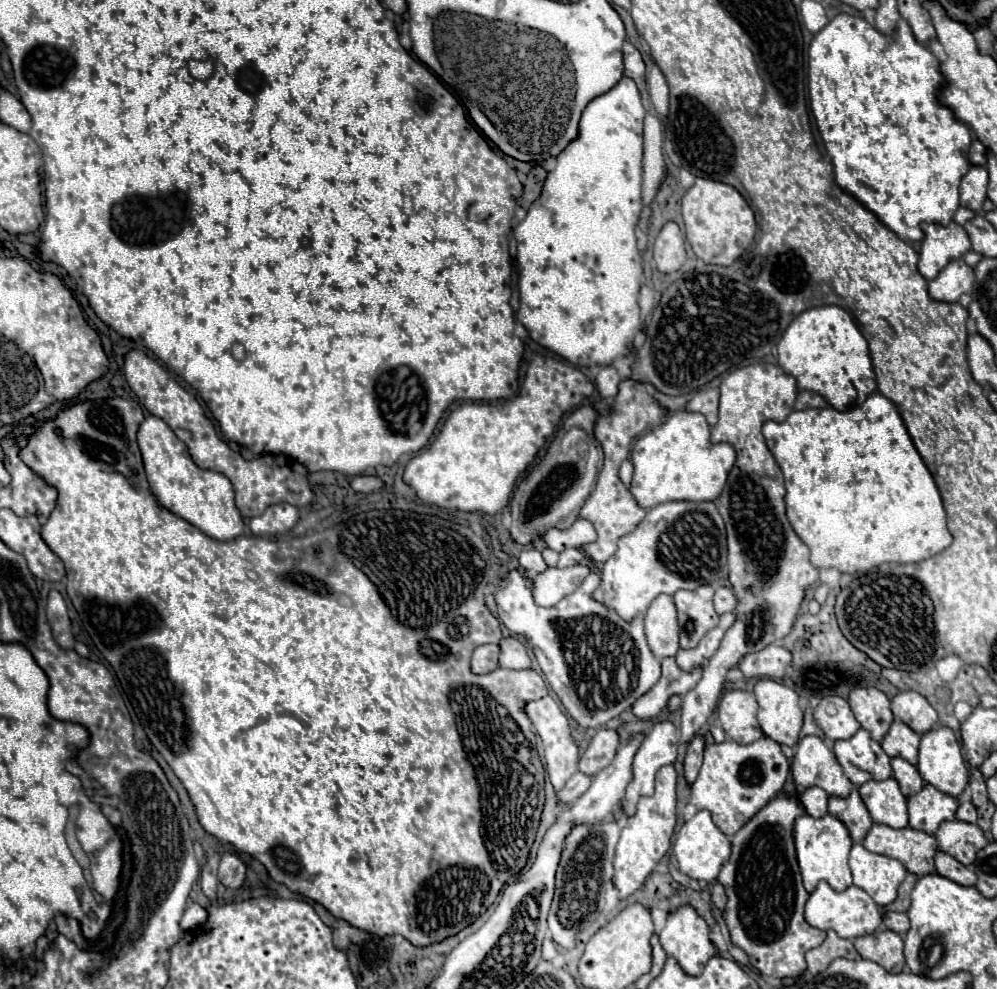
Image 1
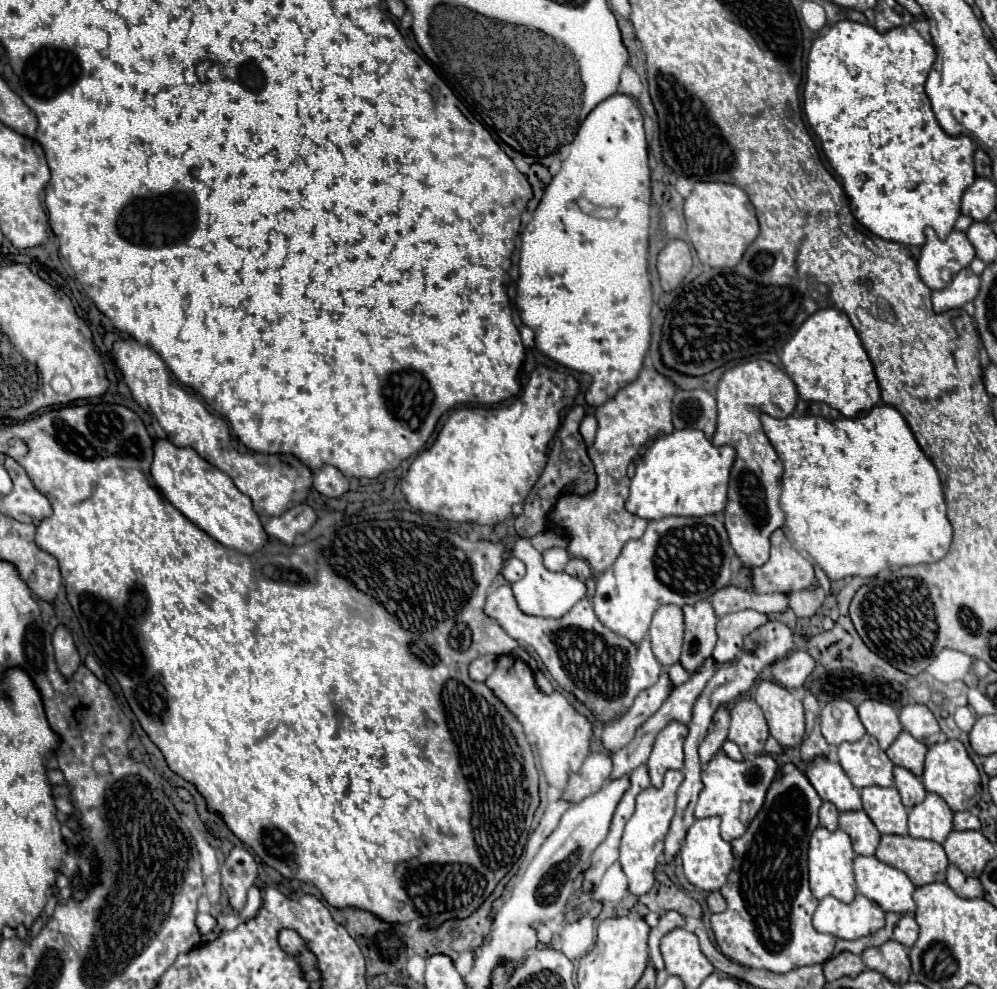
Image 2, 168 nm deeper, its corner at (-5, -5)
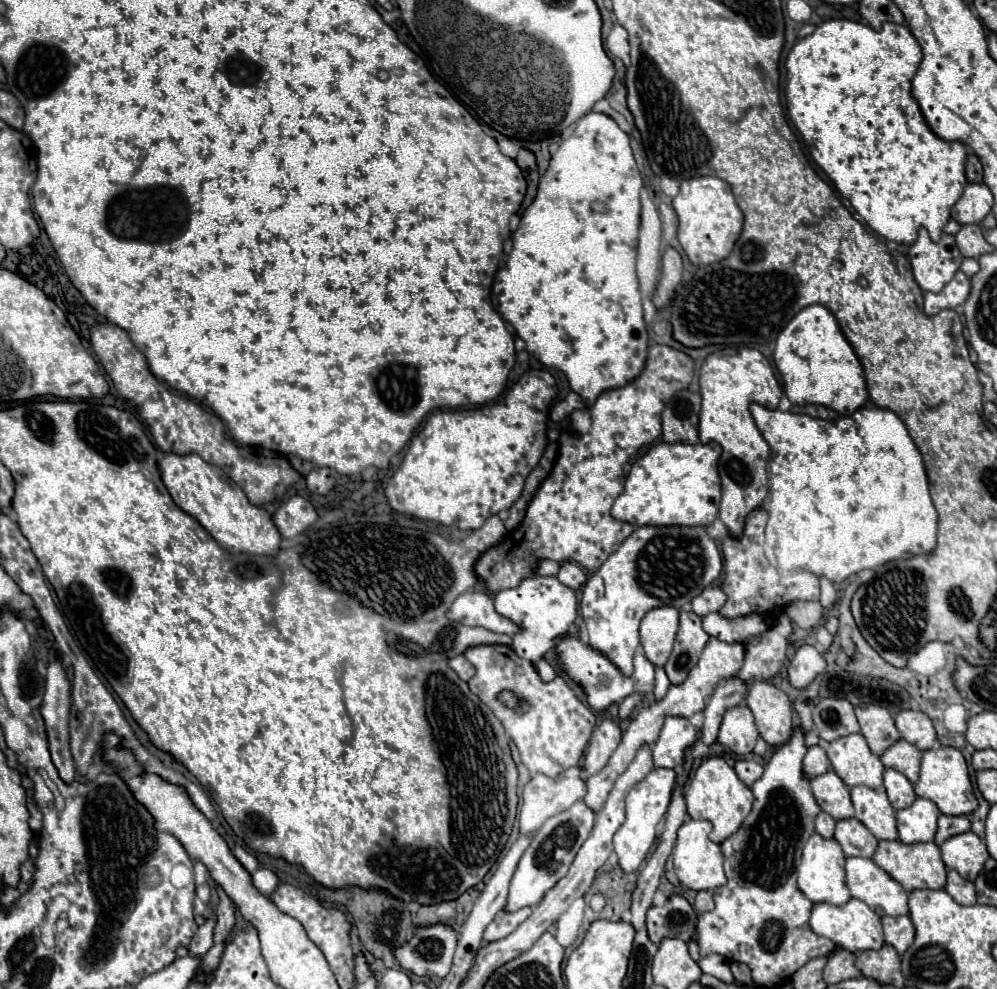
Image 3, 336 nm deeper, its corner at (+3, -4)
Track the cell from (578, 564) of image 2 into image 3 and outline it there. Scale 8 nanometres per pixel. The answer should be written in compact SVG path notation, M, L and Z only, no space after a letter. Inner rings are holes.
M566 561L560 565L560 571L556 575L564 585L568 585L570 589L580 589L586 583L586 573L572 561Z

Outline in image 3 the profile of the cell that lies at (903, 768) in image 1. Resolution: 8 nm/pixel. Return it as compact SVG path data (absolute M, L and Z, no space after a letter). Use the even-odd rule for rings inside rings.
M896 769L884 771L884 787L888 793L888 799L894 809L904 809L916 801L916 793L912 783Z

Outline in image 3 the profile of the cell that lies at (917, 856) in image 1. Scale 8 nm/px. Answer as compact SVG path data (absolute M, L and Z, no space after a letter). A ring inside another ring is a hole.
M880 841L872 861L876 865L880 865L892 879L896 879L906 891L914 891L914 889L942 889L946 885L946 865L942 863L940 847L936 843L912 843L912 845L906 845L902 841Z

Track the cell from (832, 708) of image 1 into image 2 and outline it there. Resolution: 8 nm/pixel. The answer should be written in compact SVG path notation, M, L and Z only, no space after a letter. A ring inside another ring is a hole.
M848 700L828 702L820 712L820 726L826 742L832 746L842 742L856 742L866 734L856 708Z

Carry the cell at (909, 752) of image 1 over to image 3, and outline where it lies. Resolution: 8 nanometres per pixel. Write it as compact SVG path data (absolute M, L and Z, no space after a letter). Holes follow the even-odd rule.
M898 739L892 747L888 747L884 751L880 761L886 767L892 767L892 769L904 773L912 783L916 783L918 771L920 771L920 757L922 757L920 749L916 749L912 743L904 741L904 739Z

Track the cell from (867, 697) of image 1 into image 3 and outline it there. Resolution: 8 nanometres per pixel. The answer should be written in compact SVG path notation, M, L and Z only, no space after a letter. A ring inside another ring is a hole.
M876 703L858 705L856 719L874 755L882 755L890 745L894 745L900 739L900 733L894 725L892 715L882 705L876 705Z

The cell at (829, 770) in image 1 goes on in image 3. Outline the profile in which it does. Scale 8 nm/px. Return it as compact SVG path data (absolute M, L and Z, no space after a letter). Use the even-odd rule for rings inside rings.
M834 771L812 777L810 789L820 809L836 817L836 821L854 817L854 807L850 801L850 787Z

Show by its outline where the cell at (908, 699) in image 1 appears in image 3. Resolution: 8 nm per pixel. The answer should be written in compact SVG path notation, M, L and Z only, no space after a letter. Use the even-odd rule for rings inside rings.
M912 709L900 711L896 715L896 727L898 727L902 739L916 745L920 751L930 749L932 743L936 741L934 725L932 725L930 717L922 711L912 711Z

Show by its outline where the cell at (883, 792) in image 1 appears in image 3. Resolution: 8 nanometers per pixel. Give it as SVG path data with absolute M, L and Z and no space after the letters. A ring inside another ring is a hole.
M864 785L852 787L852 803L856 819L862 821L876 839L896 839L896 811L890 805L884 789L870 789Z

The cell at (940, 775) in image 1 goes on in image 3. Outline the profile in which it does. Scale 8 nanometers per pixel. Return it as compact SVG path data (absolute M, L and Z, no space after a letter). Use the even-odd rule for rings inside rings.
M938 747L938 749L928 749L922 753L922 769L920 769L920 779L914 785L918 797L926 797L938 805L938 809L946 815L968 815L978 807L978 801L974 797L974 789L968 765L964 761L964 755L956 747Z

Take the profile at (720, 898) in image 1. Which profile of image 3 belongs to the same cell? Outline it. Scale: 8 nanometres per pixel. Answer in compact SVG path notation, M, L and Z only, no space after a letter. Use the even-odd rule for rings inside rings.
M698 891L698 895L696 895L696 903L694 903L694 909L696 909L698 913L702 913L702 911L712 911L712 909L714 909L712 891Z

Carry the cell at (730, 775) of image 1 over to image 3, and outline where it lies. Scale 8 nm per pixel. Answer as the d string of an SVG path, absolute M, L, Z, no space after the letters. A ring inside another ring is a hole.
M708 757L700 763L692 781L684 789L684 797L686 797L688 815L692 819L706 819L714 825L710 839L716 843L722 843L726 837L730 837L742 825L742 821L748 817L748 813L752 809L752 801L754 801L752 787L742 783L738 779L736 771L722 757Z

